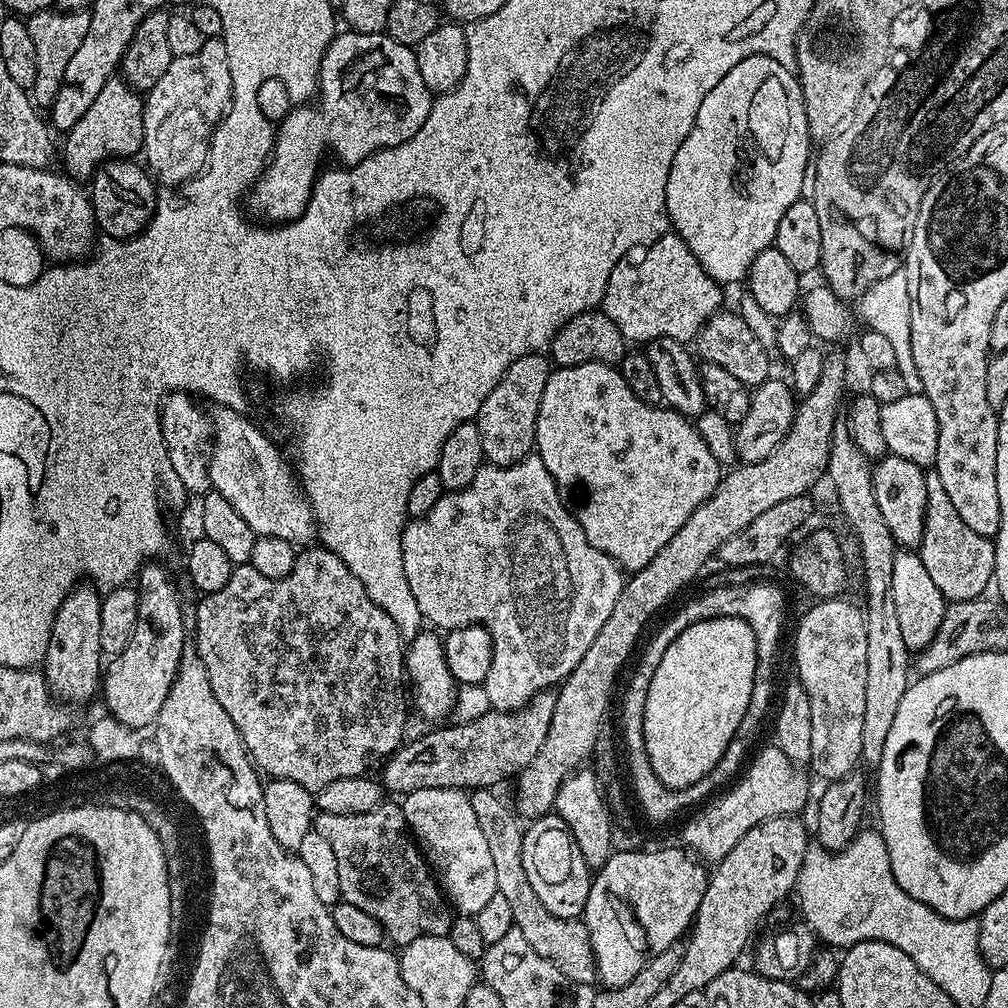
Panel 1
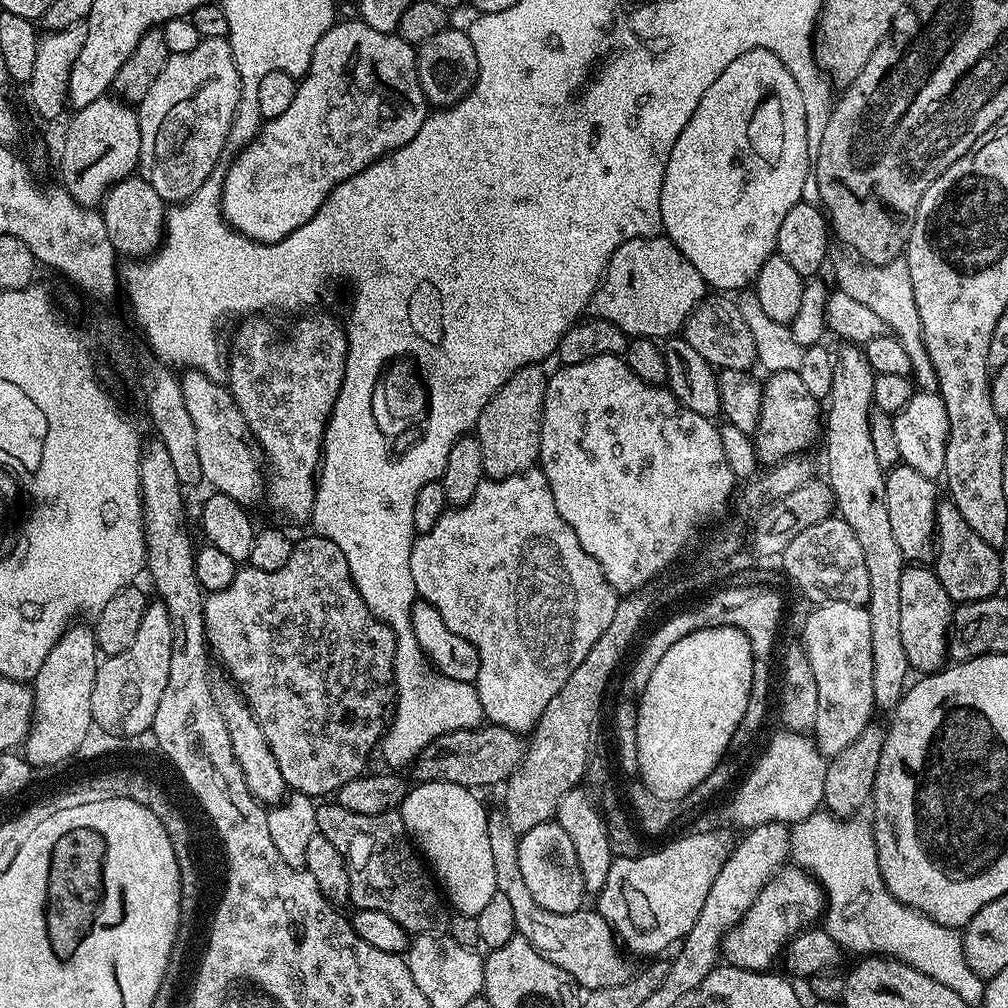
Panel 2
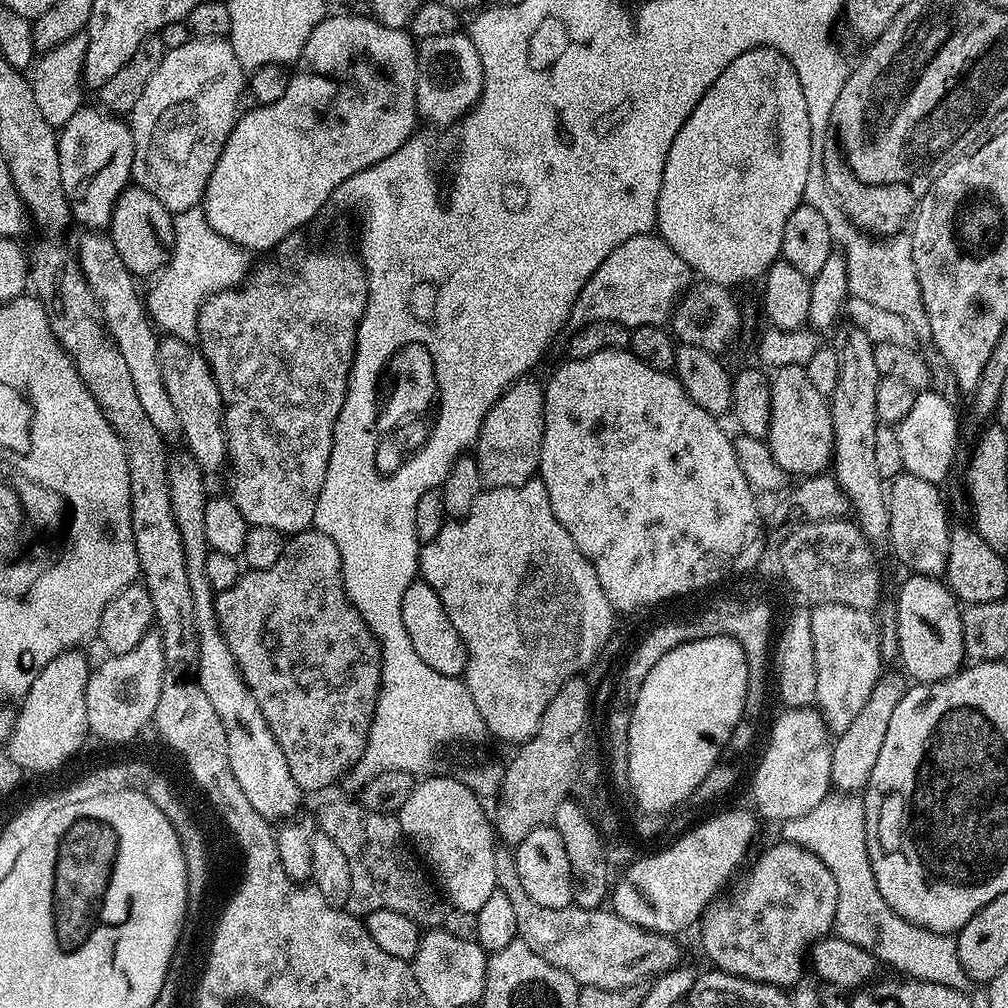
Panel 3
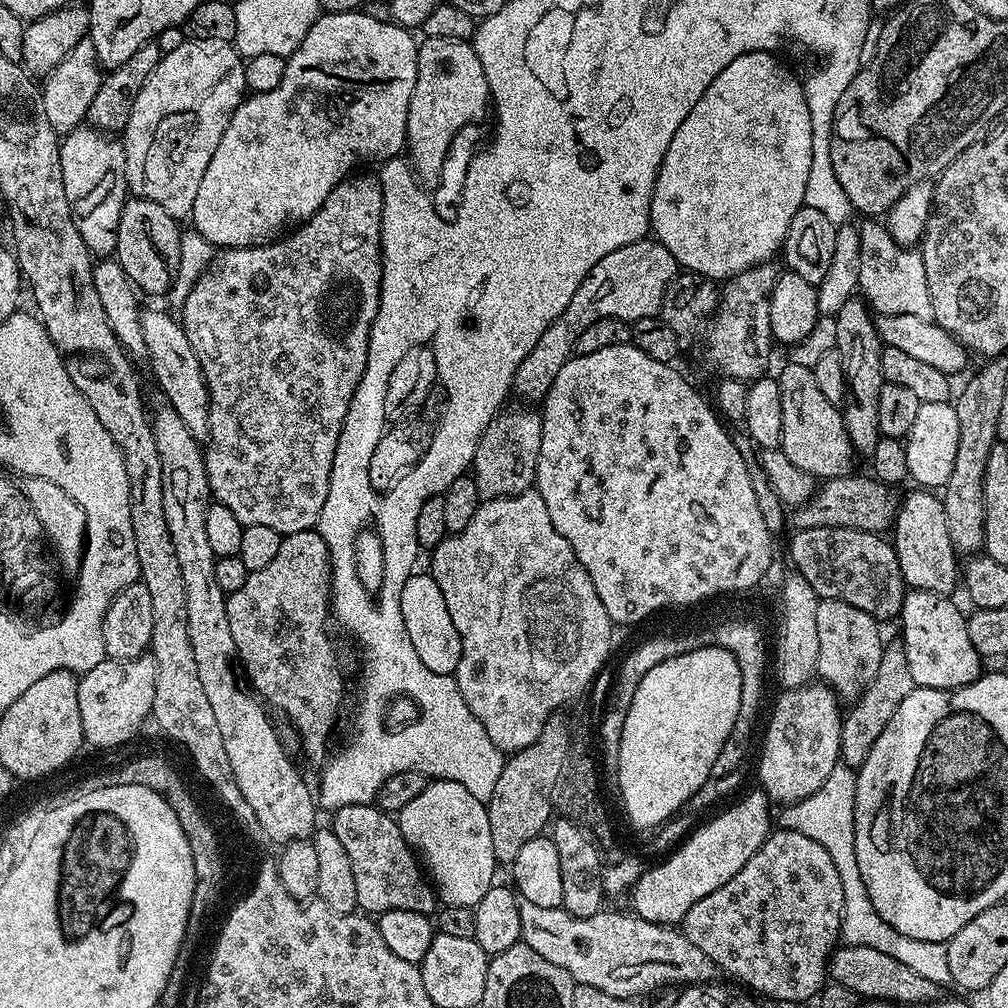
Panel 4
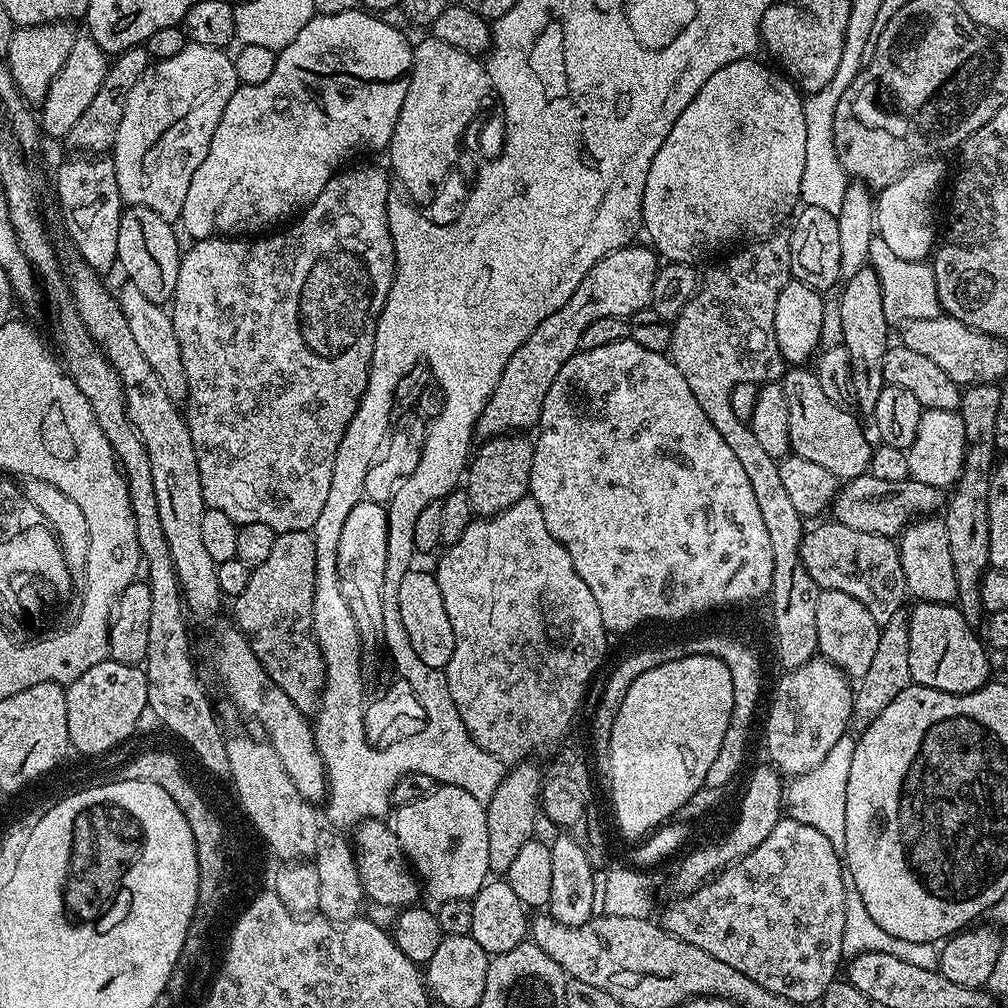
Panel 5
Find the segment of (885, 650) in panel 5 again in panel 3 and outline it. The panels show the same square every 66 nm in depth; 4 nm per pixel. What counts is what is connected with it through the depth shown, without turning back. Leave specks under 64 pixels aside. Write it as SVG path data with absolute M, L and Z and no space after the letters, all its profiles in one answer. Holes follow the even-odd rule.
M885 671L881 675L874 690L870 690L870 698L866 698L866 706L859 711L854 722L832 740L830 778L836 792L856 794L867 786L870 770L874 770L874 762L878 760L878 753L882 750L882 742L886 742L890 718L894 718L894 710L898 710L898 702L902 702L906 691L905 677L897 672Z

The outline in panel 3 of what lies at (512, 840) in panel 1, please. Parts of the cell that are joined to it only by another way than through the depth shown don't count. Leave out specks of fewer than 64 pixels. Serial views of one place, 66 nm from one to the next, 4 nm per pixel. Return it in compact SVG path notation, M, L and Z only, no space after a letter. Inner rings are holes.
M497 847L494 878L498 891L510 898L518 921L517 937L524 940L534 954L546 958L550 966L566 970L566 974L581 986L606 990L629 988L632 984L661 976L681 963L680 948L671 935L634 926L611 910L538 906L538 902L522 890L522 882L518 882L518 866L511 847Z

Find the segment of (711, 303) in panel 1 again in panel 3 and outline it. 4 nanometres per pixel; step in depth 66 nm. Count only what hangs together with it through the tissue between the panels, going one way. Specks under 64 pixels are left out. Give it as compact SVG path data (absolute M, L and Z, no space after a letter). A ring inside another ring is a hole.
M659 234L631 236L604 259L586 286L582 286L571 319L613 320L629 330L640 324L663 325L677 307L676 295L683 290L688 276L689 268Z

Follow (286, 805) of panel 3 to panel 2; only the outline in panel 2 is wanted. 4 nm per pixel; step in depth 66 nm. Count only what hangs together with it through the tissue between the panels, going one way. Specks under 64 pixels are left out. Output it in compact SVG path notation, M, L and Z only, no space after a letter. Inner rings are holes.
M213 683L212 697L220 708L222 718L226 722L226 730L230 734L230 742L234 750L234 758L246 778L248 792L254 799L260 801L265 806L279 804L286 795L286 785L282 778L282 772L278 770L278 764L254 714L248 708L248 701L240 695L239 691L231 683Z

